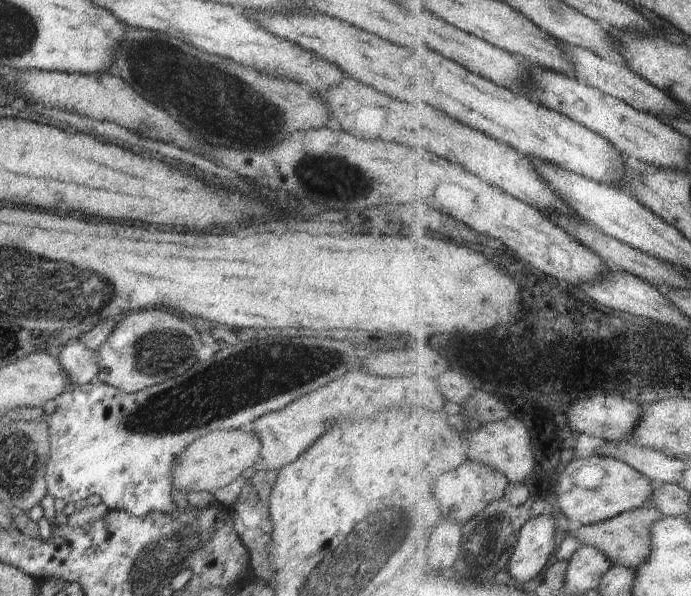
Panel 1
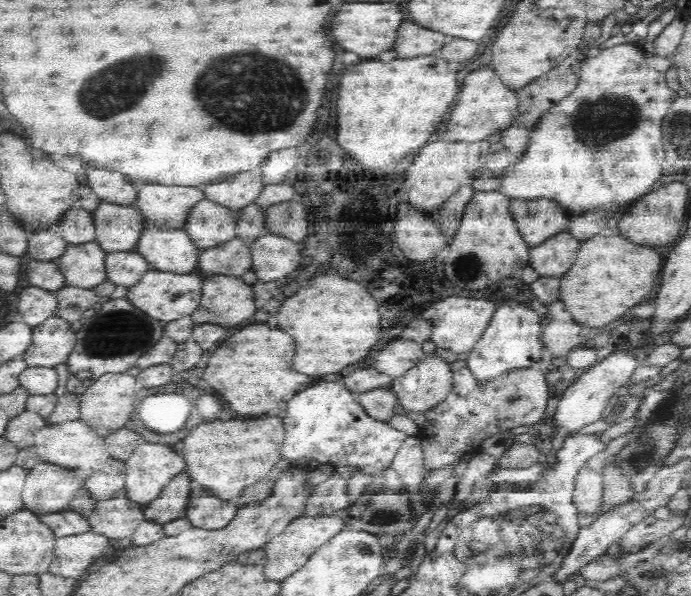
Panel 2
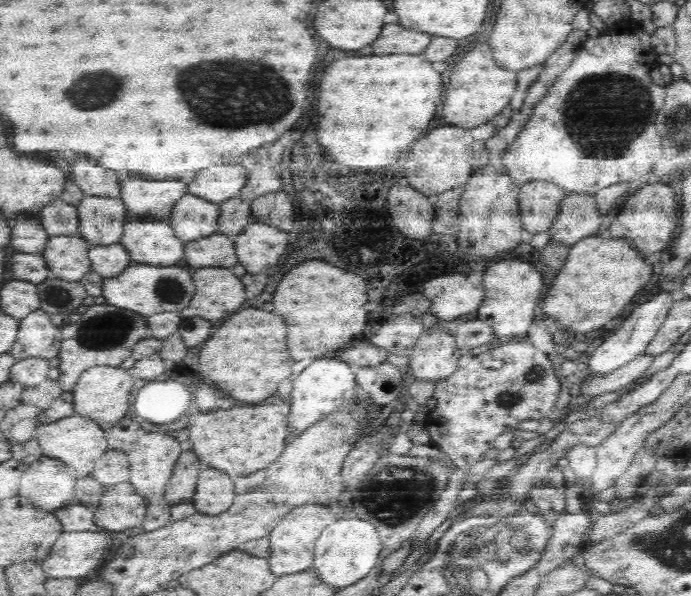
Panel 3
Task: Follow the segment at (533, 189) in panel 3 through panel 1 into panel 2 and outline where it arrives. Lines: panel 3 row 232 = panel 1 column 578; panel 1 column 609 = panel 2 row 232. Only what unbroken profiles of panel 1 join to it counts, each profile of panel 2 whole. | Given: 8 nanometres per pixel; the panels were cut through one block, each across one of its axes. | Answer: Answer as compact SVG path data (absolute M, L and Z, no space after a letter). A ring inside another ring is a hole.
M513 198L511 213L531 246L568 228L570 222L568 210L554 198Z

